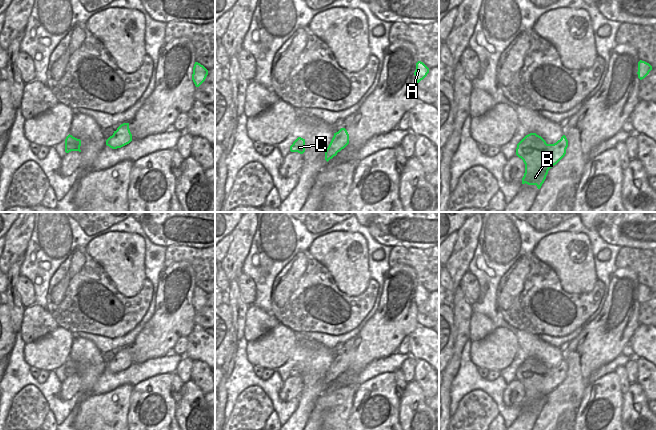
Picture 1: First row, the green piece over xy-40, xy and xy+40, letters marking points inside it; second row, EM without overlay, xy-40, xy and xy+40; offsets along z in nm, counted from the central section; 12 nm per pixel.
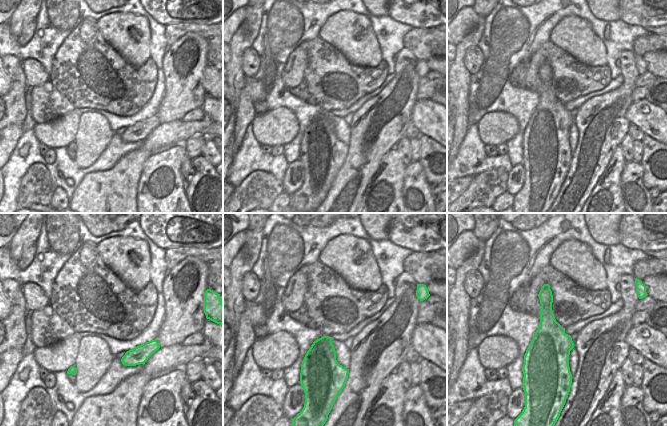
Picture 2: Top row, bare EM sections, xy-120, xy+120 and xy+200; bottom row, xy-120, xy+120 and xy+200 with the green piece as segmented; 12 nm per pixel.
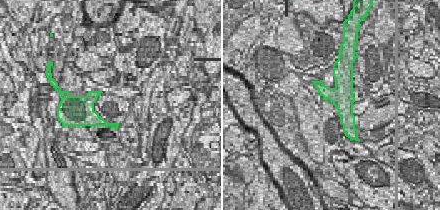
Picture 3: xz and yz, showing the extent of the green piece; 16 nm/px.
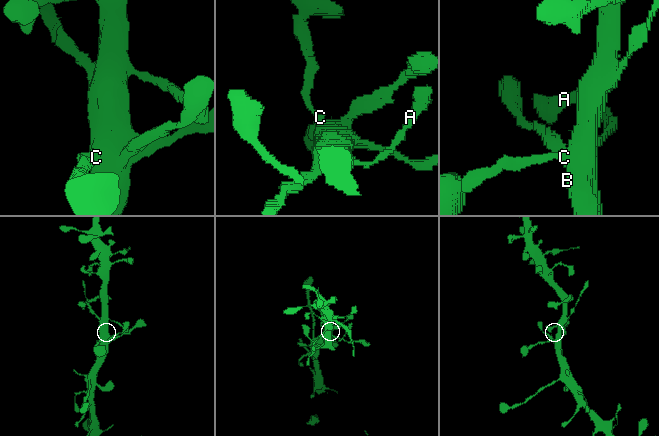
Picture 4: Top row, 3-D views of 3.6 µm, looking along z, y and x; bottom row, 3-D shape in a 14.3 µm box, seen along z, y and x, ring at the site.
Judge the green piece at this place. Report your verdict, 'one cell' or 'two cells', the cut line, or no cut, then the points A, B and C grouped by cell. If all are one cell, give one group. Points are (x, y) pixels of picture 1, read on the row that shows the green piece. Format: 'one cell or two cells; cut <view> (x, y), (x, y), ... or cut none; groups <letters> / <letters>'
one cell; cut none; groups A B C

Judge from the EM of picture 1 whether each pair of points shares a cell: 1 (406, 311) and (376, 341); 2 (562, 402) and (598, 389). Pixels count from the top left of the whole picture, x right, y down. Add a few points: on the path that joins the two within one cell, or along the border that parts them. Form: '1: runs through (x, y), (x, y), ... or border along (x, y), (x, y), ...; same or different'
1: runs through (399, 318), (383, 334); same
2: border along (589, 382), (584, 390), (576, 414); different

